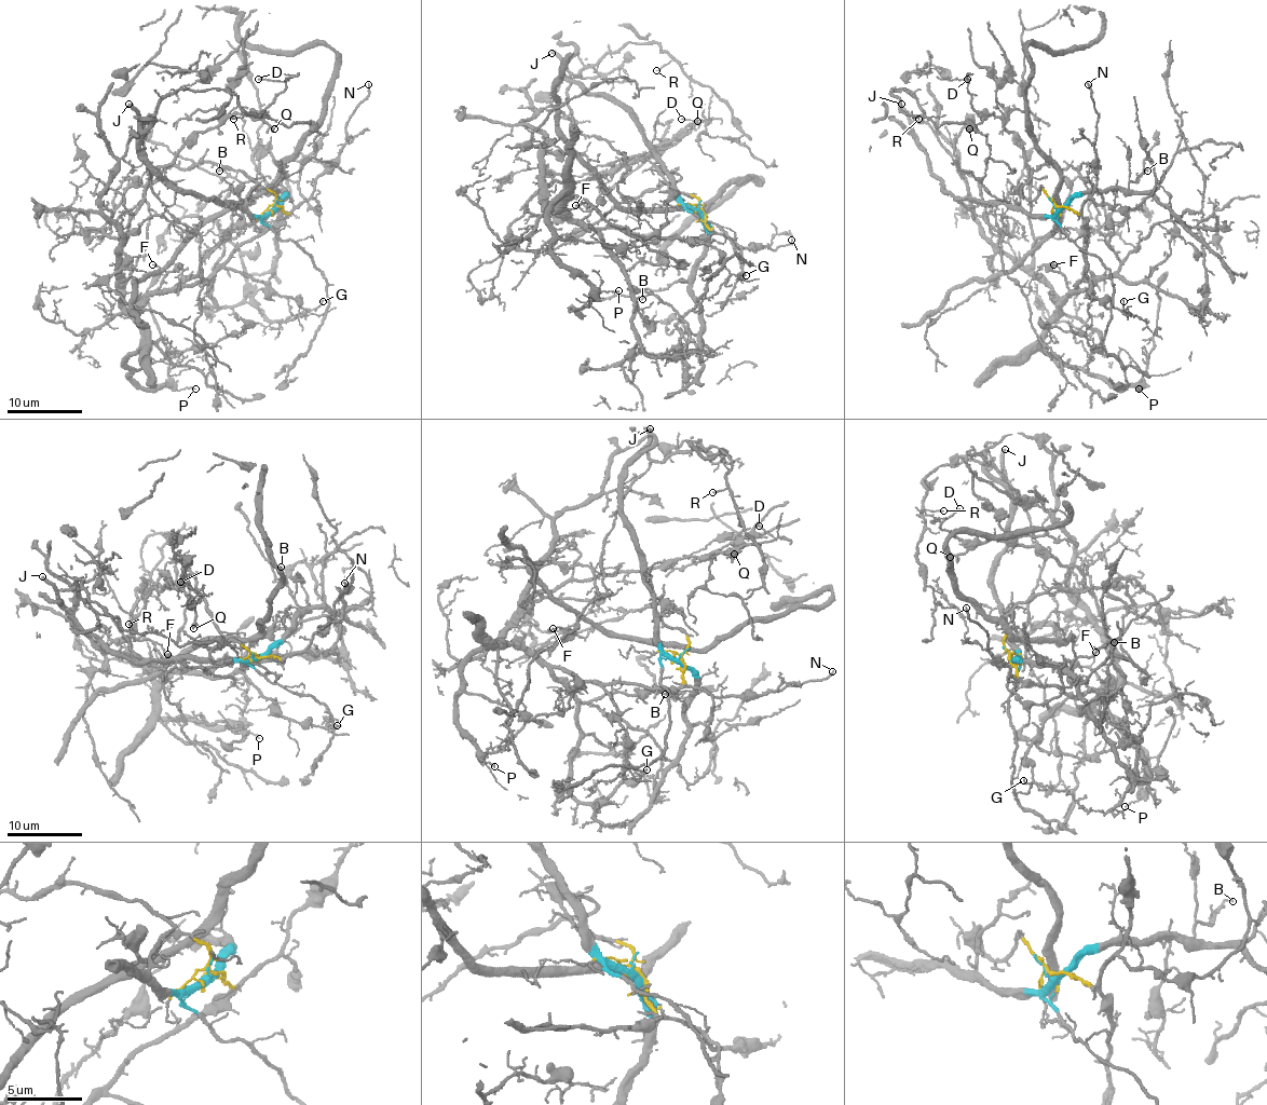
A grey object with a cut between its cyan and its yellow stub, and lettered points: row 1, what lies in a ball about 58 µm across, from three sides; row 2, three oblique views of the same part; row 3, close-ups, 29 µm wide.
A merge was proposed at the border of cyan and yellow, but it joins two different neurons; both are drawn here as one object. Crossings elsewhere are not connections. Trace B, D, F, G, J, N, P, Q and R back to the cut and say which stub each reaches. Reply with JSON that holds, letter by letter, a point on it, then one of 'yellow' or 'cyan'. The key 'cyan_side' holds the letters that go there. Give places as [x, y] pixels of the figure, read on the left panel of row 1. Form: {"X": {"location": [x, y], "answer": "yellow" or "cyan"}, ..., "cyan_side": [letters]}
{"B": {"location": [219, 171], "answer": "cyan"}, "D": {"location": [258, 79], "answer": "yellow"}, "F": {"location": [152, 264], "answer": "yellow"}, "G": {"location": [323, 301], "answer": "yellow"}, "J": {"location": [128, 104], "answer": "cyan"}, "N": {"location": [368, 84], "answer": "yellow"}, "P": {"location": [195, 389], "answer": "yellow"}, "Q": {"location": [274, 128], "answer": "yellow"}, "R": {"location": [233, 119], "answer": "cyan"}, "cyan_side": ["B", "J", "R"]}

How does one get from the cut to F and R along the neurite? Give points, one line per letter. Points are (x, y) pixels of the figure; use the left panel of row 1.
F: (274, 207), (282, 207), (285, 215), (244, 241), (207, 276), (194, 284), (160, 289), (166, 272), (152, 264)
R: (276, 207), (250, 215), (177, 190), (139, 147), (138, 126), (180, 90), (228, 90), (248, 113), (233, 119)

